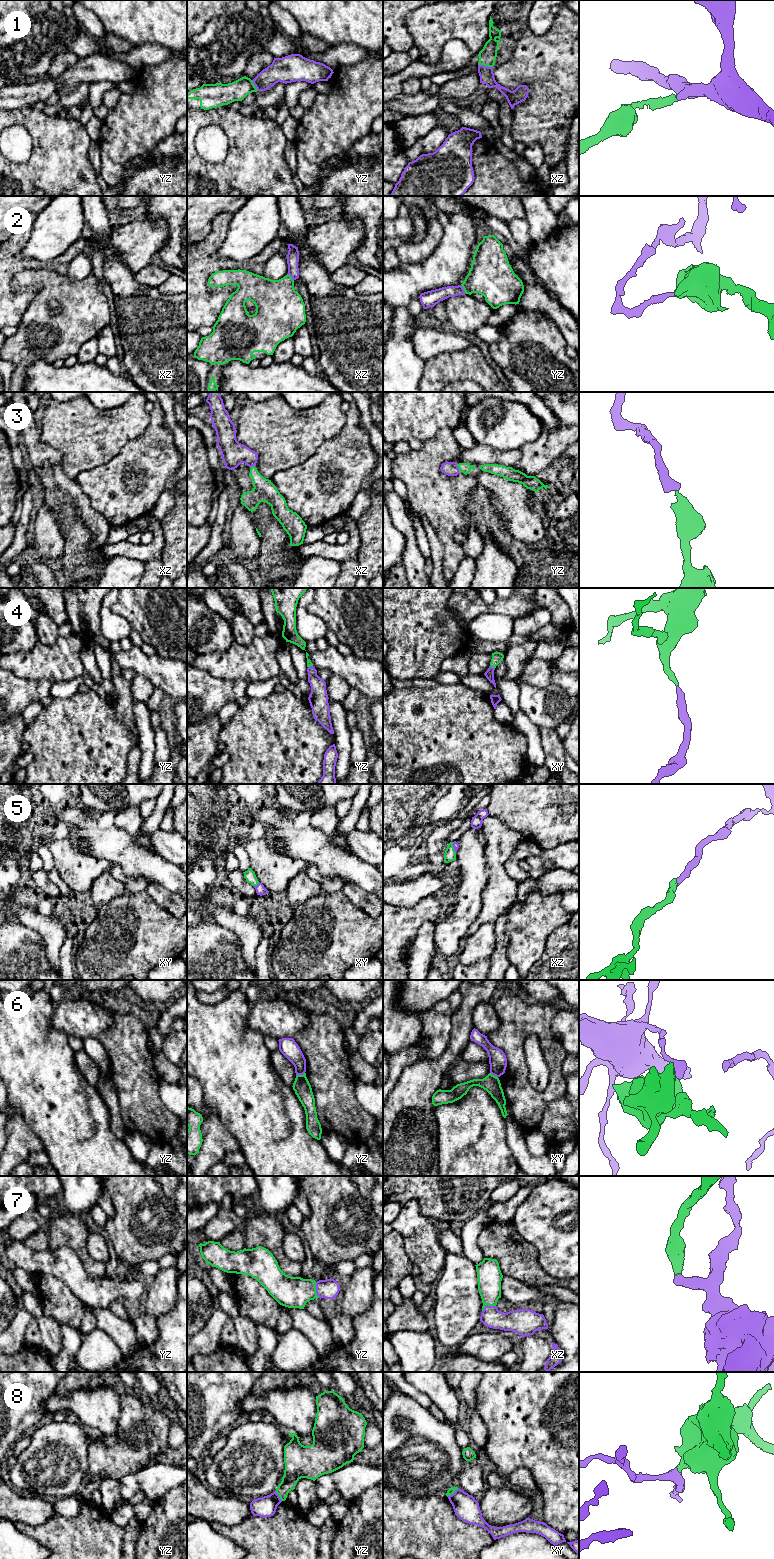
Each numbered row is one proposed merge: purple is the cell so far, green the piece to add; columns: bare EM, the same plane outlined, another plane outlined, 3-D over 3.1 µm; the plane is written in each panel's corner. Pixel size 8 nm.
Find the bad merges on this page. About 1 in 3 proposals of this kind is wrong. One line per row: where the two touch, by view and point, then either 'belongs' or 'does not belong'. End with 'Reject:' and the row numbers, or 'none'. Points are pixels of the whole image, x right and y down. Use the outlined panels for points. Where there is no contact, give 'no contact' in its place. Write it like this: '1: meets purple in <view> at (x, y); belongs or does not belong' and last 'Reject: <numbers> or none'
1: meets purple in xz at (485, 66); belongs
2: meets purple in yz at (463, 289); does not belong
3: meets purple in yz at (457, 467); belongs
4: meets purple in xy at (492, 667); belongs
5: meets purple in xy at (257, 885); belongs
6: meets purple in yz at (300, 1074); does not belong
7: meets purple in yz at (316, 1290); belongs
8: meets purple in xy at (453, 1493); does not belong
Reject: 2, 6, 8

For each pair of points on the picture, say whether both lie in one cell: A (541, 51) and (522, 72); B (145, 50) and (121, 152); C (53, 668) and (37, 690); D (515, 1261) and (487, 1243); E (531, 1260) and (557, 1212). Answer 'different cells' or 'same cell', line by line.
A: same cell
B: different cells
C: different cells
D: same cell
E: different cells

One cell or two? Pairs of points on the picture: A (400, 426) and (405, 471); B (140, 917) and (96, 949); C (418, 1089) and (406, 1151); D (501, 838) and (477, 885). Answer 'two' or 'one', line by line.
A: two
B: one
C: one
D: two

